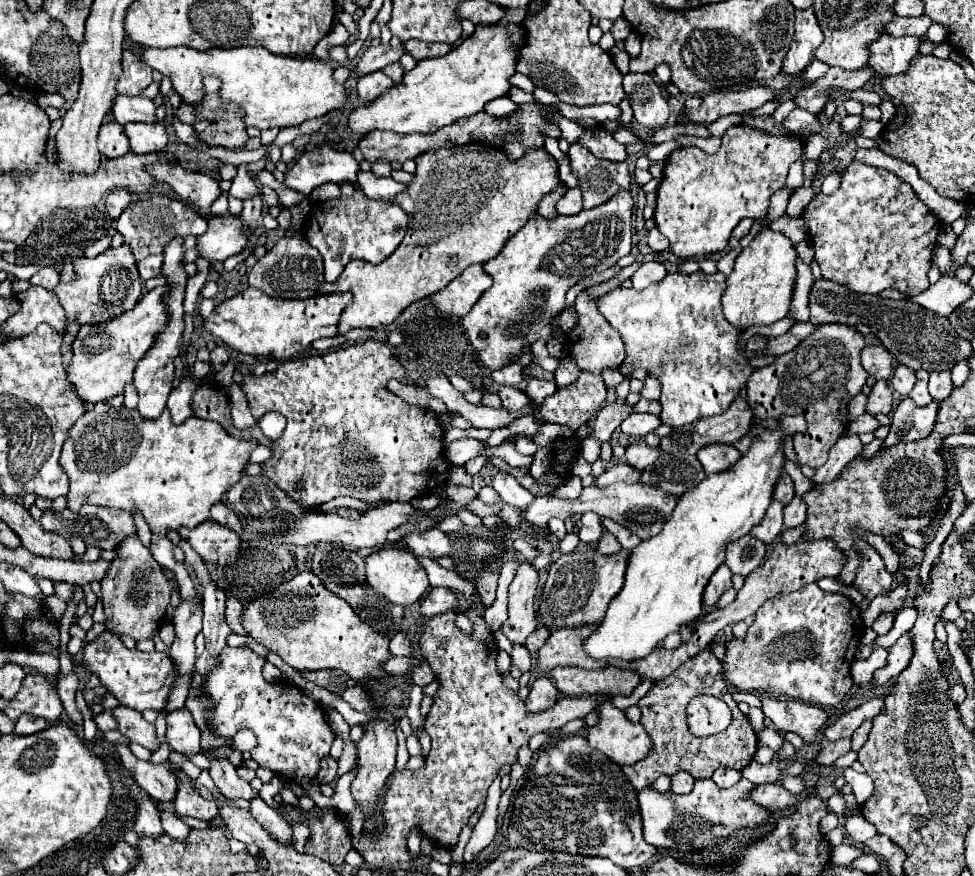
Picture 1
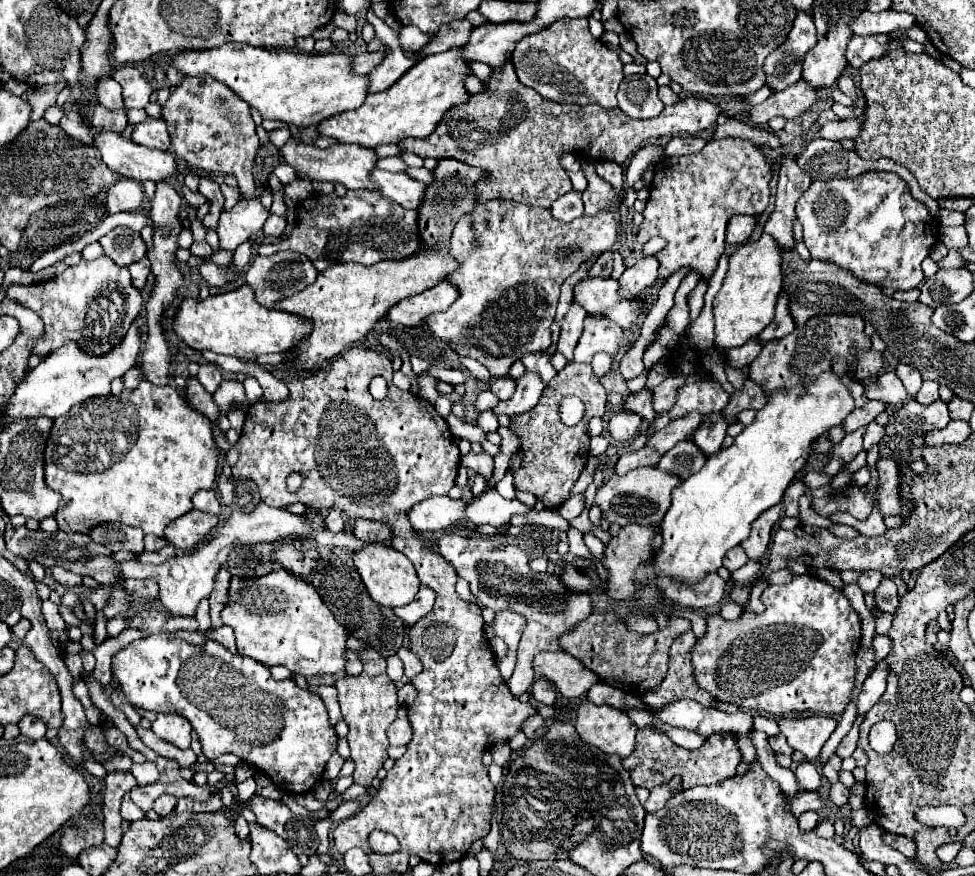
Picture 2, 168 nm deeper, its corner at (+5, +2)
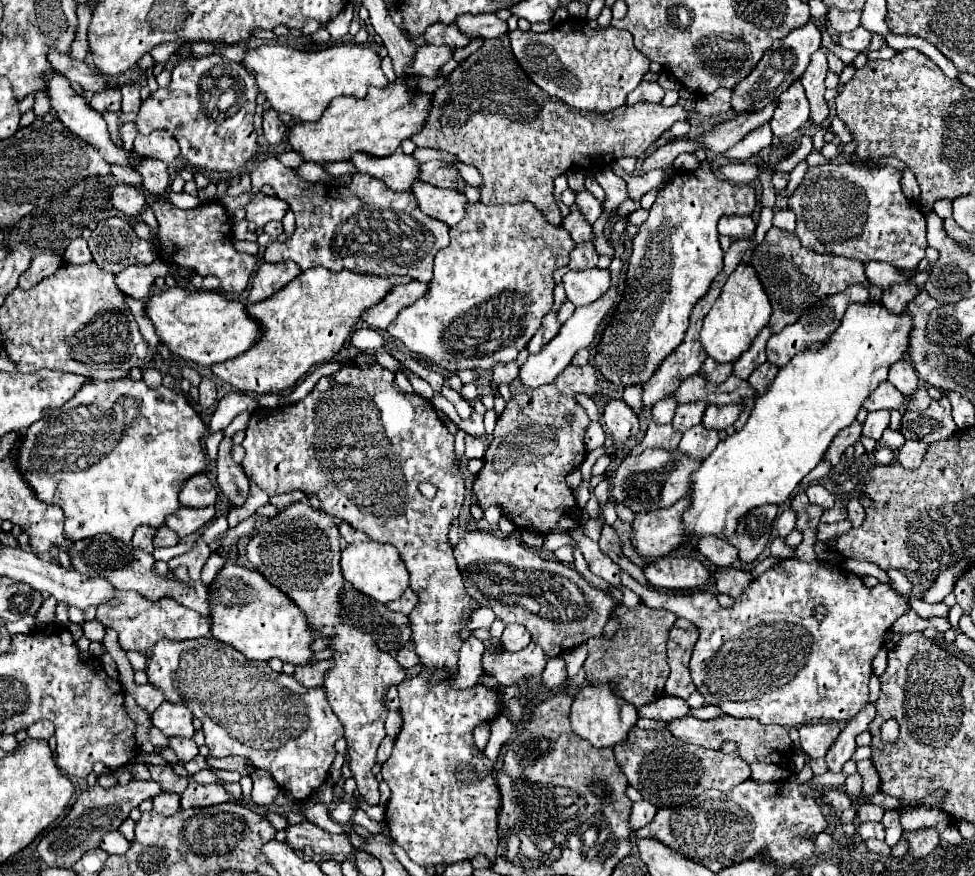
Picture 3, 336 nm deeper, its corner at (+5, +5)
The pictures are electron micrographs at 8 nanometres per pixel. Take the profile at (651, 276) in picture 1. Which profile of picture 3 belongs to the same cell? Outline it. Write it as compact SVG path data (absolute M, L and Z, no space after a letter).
M610 288L600 300L588 304L588 306L582 306L582 308L576 308L576 312L562 324L560 332L538 352L538 354L530 354L526 364L520 366L520 376L518 380L522 382L522 386L526 388L538 388L538 386L544 386L544 384L550 384L554 382L554 378L564 370L564 366L570 364L572 356L580 350L580 348L586 348L590 346L590 342L594 340L600 324L604 322L604 318L608 314L612 314L618 306L618 288Z

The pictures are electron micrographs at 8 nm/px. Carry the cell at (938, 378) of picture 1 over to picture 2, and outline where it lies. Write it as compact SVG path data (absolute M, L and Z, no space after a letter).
M924 381L924 383L922 383L922 389L918 391L918 395L916 395L914 399L916 399L918 403L922 403L922 405L930 405L930 403L938 401L938 387L940 387L940 385L938 385L936 381L934 381L934 383L932 383L932 381L930 381L930 383Z

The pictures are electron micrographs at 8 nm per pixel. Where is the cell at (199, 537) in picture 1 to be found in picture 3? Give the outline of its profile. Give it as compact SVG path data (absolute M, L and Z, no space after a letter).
M182 506L182 510L176 510L174 514L170 514L170 518L166 518L166 526L172 528L180 538L186 538L204 528L206 524L210 524L212 520L214 520L214 506L208 508Z

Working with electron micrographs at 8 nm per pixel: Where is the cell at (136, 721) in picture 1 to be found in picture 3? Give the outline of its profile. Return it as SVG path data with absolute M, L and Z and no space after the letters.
M168 738L168 748L176 752L180 764L186 764L198 754L198 746L194 744L194 740L188 740L188 738Z

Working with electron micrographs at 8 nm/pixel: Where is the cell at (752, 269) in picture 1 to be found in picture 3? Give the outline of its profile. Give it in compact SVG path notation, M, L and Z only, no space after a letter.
M738 264L738 268L728 276L722 294L704 318L700 340L706 354L720 364L738 360L740 354L750 348L756 334L768 324L770 314L772 306L766 298L766 292L762 290L762 282L758 282L758 274L754 274L754 270L750 270L748 264Z

